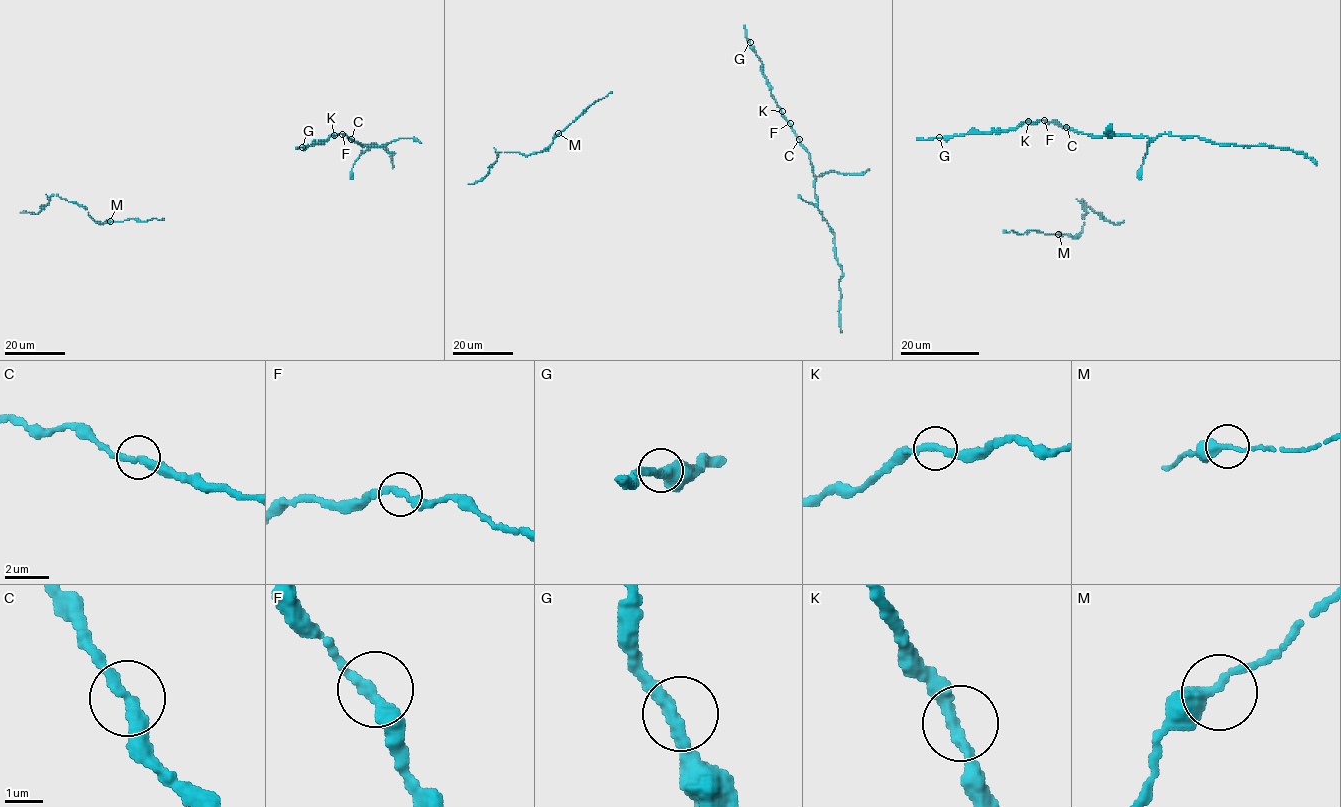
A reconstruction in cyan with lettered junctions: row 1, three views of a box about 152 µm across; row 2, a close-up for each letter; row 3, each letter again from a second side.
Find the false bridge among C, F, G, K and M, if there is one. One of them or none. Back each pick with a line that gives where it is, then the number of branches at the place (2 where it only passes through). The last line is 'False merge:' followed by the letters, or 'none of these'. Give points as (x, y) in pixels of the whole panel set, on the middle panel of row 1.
False merge: none of these

